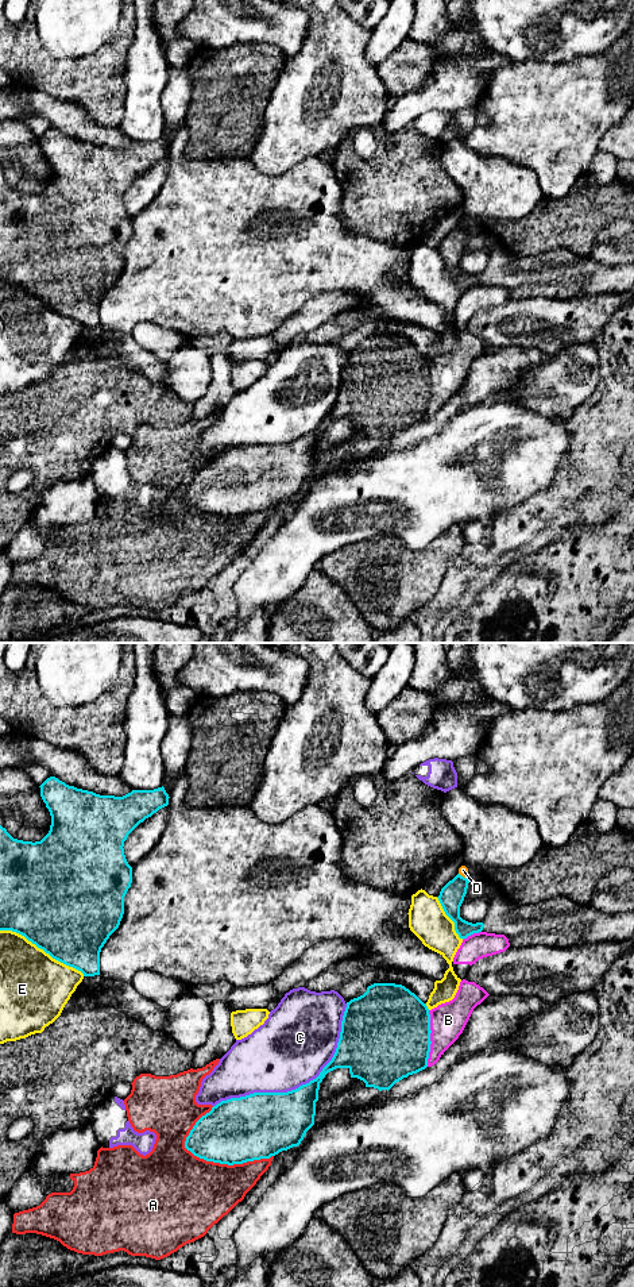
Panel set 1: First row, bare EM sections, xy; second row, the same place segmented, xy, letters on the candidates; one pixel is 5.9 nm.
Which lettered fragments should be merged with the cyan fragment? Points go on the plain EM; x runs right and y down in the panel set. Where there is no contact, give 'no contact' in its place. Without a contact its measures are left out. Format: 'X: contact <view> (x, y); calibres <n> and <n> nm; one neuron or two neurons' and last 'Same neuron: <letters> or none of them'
A: contact xy (227, 515); calibres 380 and 400 nm; two neurons
B: contact xy (429, 390); calibres 500 and 220 nm; two neurons
C: contact xy (302, 436); calibres 340 and 440 nm; two neurons
D: contact xy (463, 228); calibres 150 and 60 nm; two neurons
E: contact xy (42, 300); calibres 500 and 420 nm; two neurons
Same neuron: none of them

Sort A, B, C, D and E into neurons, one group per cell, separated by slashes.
A B / C / D / E

